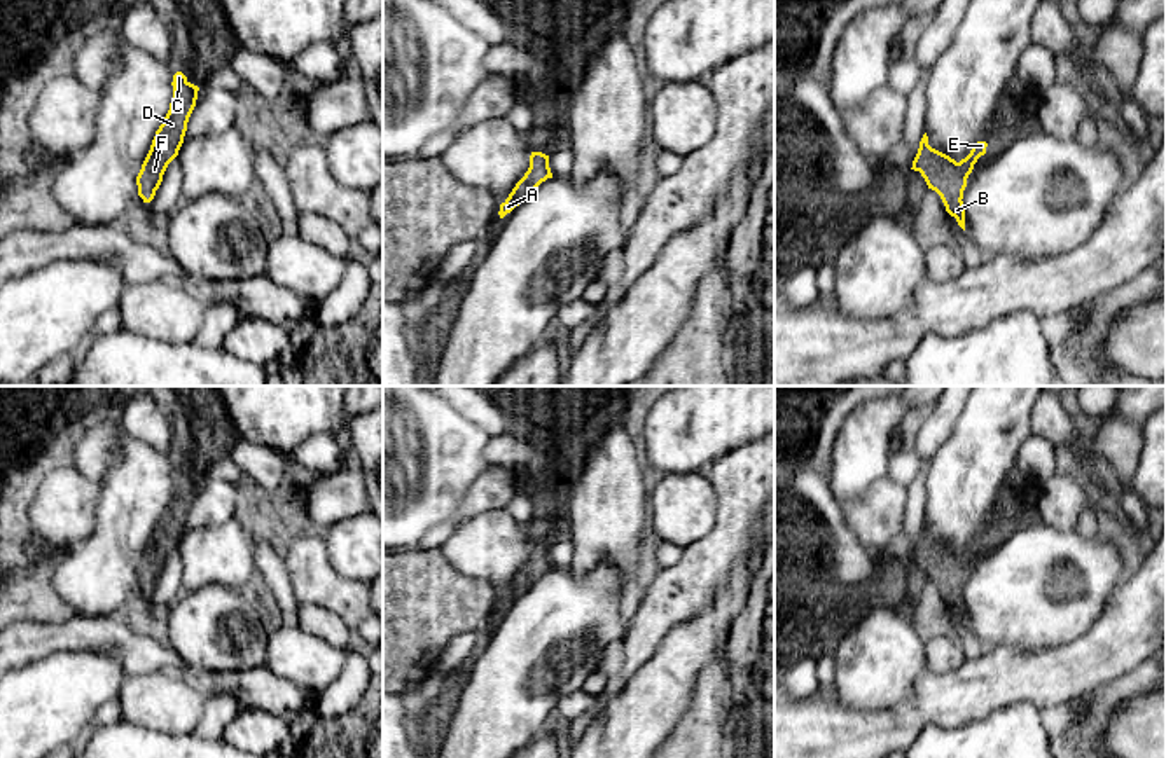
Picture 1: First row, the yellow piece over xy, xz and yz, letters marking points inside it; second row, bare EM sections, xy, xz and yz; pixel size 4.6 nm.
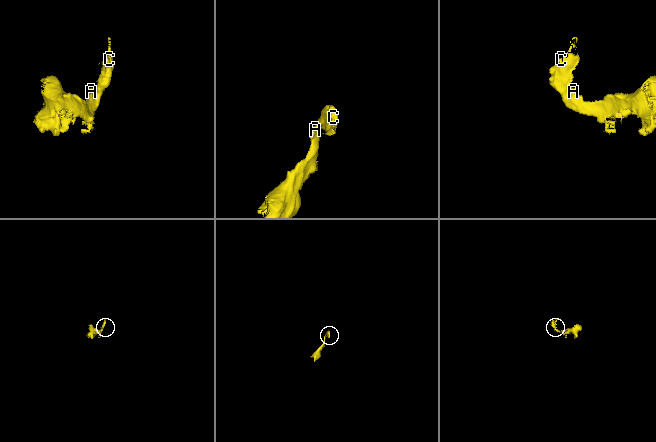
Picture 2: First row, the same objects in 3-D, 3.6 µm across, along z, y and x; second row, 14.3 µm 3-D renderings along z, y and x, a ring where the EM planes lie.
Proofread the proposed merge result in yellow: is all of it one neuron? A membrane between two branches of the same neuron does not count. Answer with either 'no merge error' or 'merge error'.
no merge error

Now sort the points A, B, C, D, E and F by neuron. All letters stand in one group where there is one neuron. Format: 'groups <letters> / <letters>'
groups A B C D E F

